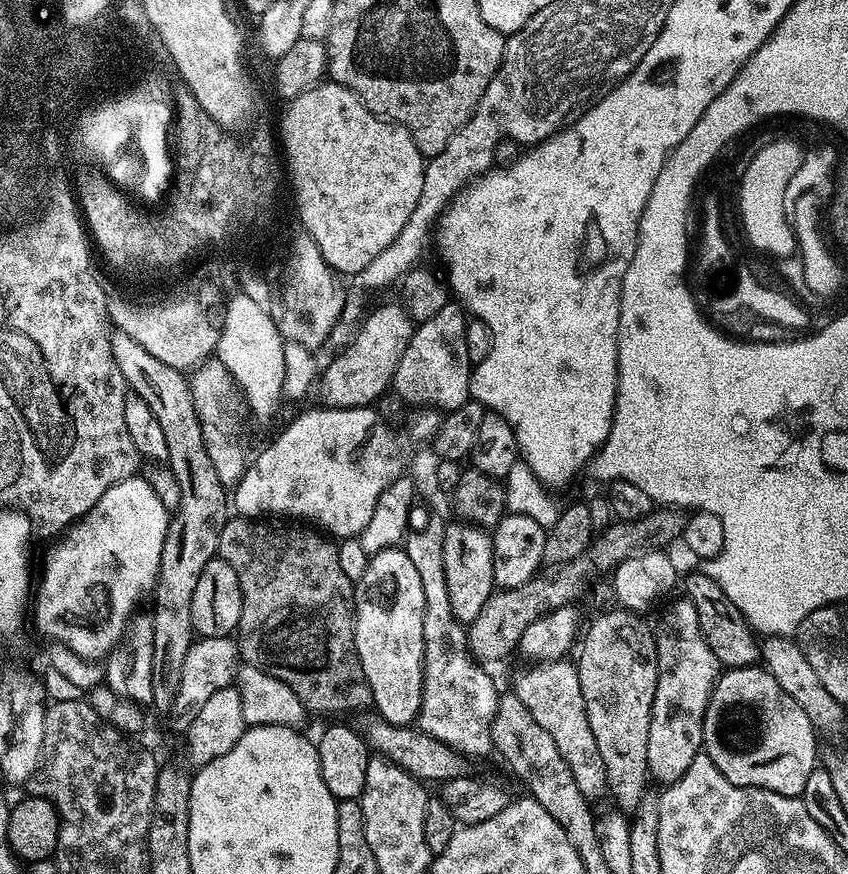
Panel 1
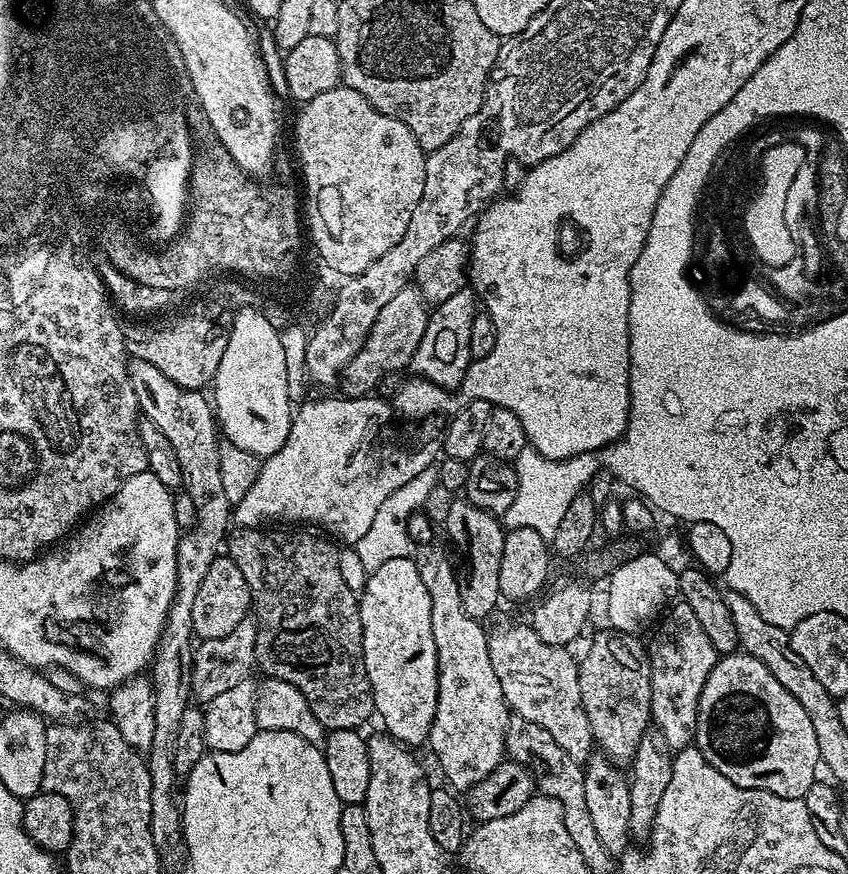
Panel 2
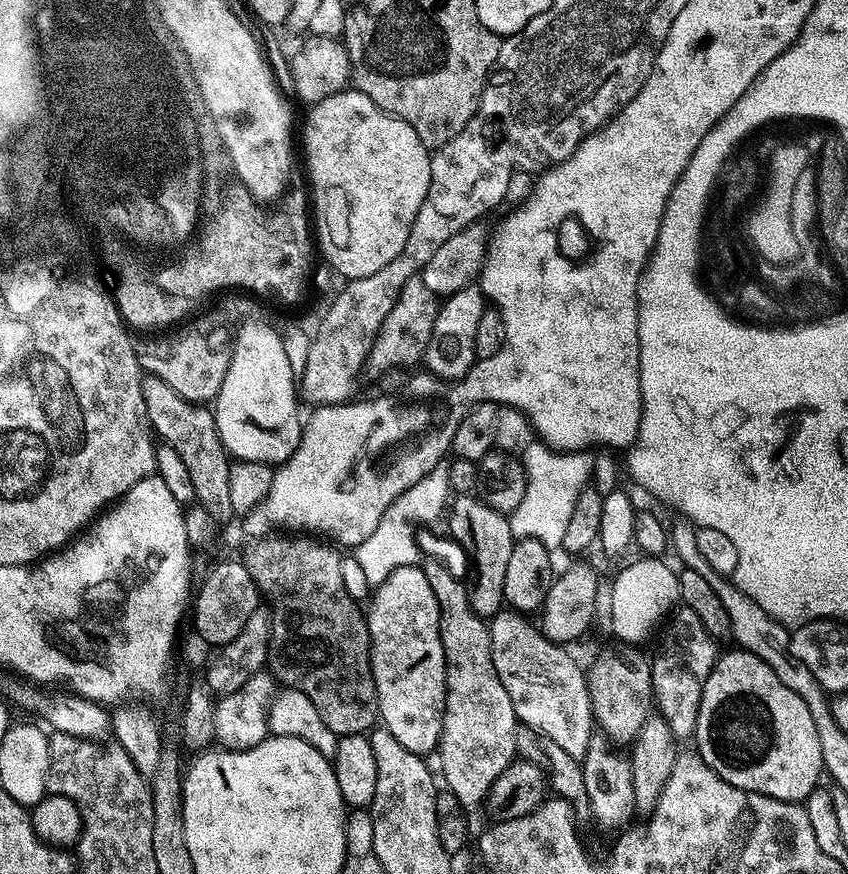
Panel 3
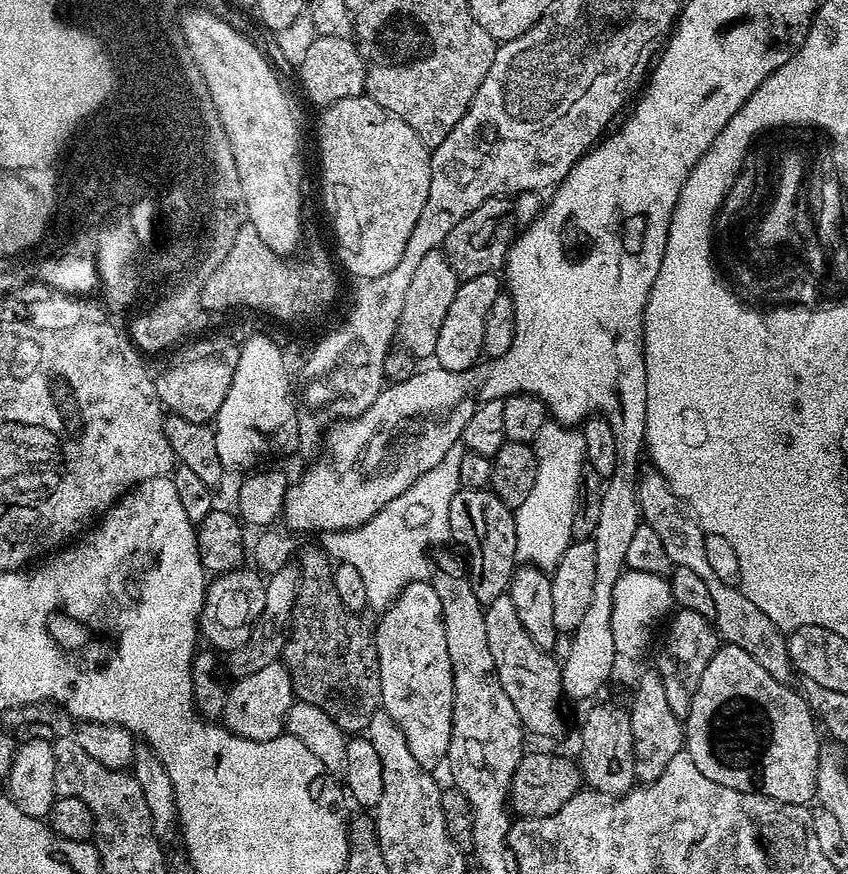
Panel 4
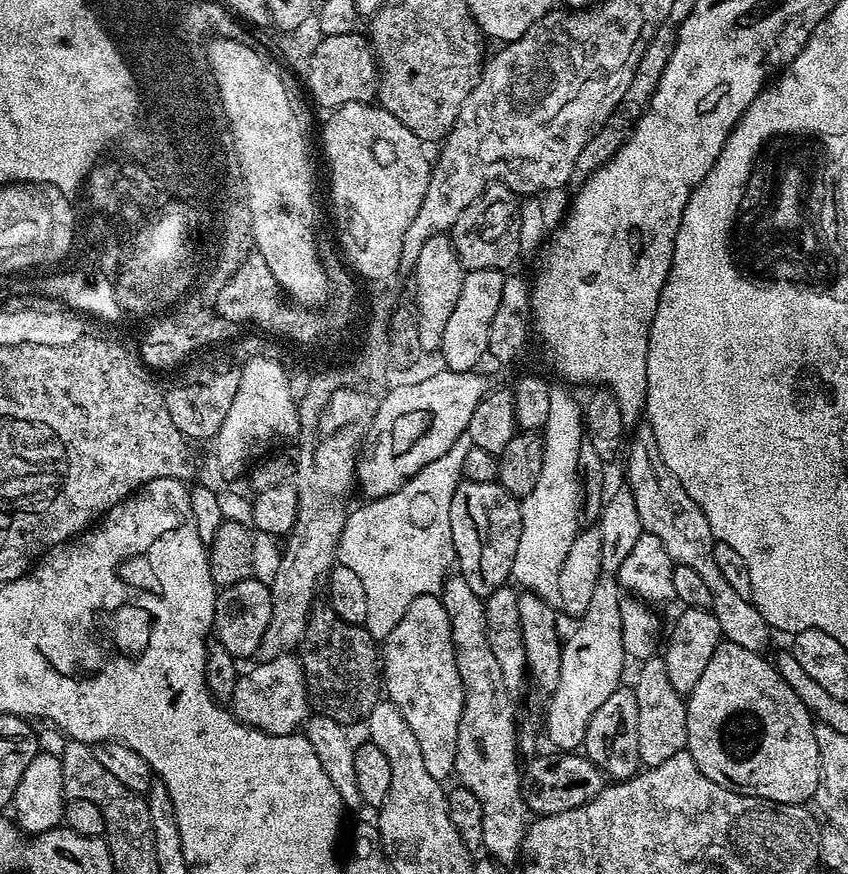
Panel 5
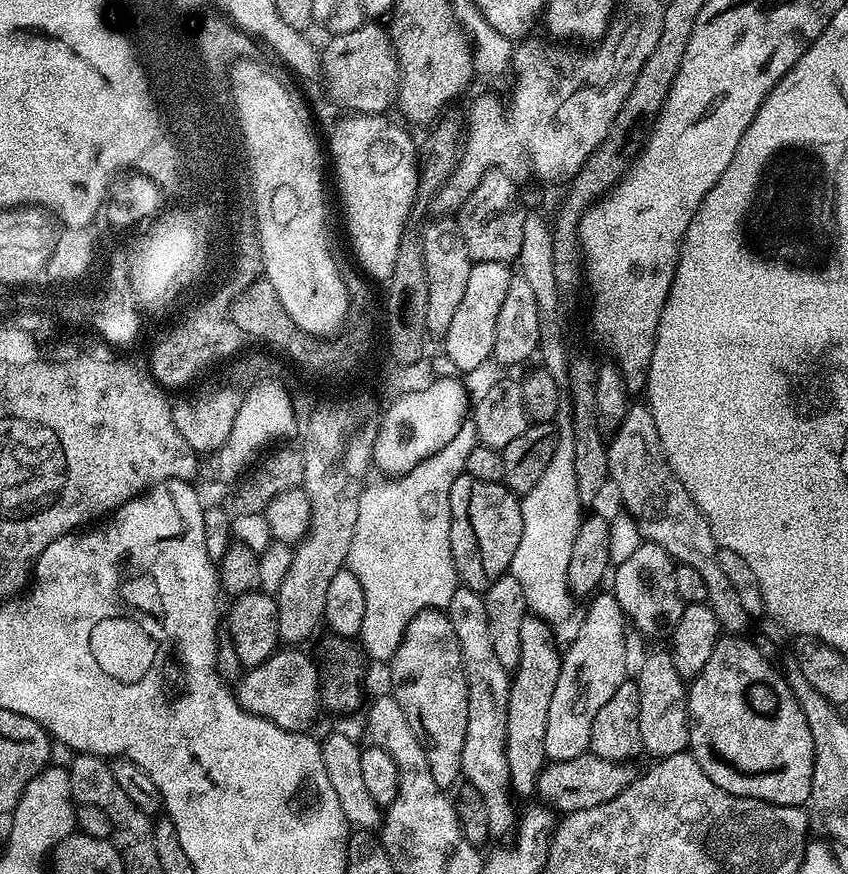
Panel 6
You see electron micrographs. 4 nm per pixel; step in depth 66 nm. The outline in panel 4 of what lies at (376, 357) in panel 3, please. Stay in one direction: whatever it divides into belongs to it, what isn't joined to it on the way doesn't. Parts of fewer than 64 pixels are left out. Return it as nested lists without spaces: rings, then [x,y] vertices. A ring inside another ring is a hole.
[[[437,250],[426,254],[418,270],[414,270],[414,278],[410,278],[410,290],[406,293],[406,306],[402,306],[402,318],[396,328],[399,347],[411,352],[417,358],[435,357],[438,346],[438,333],[442,330],[442,322],[450,310],[450,302],[454,302],[454,294],[458,287],[456,271],[448,264],[443,251]]]

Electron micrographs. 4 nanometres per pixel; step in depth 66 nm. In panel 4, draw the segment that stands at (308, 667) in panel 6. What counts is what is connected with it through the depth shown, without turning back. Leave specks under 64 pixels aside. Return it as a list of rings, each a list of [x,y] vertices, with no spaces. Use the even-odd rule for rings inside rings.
[[[283,662],[262,666],[262,670],[255,674],[246,674],[246,678],[236,680],[233,685],[228,688],[222,717],[223,727],[235,736],[254,742],[266,742],[285,735],[288,715],[297,694],[292,689],[292,679]]]

